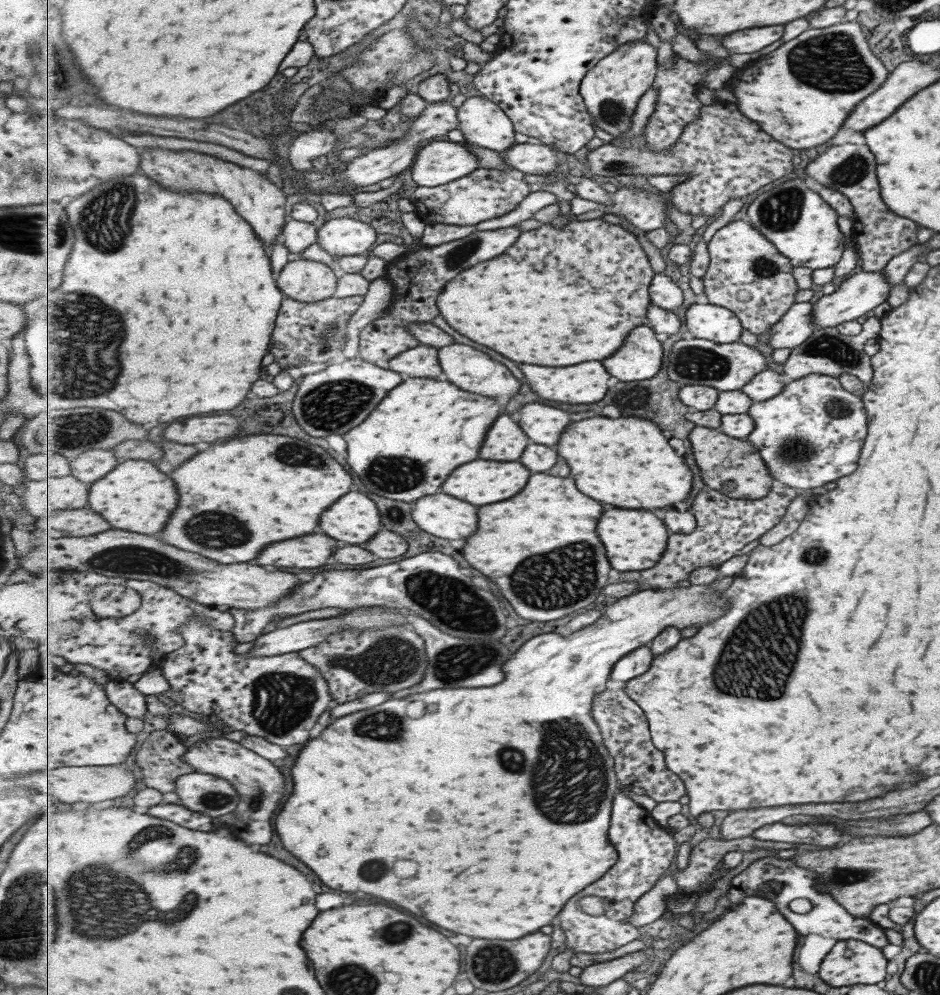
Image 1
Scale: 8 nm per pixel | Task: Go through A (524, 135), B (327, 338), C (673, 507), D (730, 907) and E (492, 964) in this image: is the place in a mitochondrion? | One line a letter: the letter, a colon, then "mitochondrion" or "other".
A: other
B: mitochondrion
C: other
D: other
E: mitochondrion

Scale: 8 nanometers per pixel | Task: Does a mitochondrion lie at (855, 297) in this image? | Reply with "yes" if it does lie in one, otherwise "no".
no

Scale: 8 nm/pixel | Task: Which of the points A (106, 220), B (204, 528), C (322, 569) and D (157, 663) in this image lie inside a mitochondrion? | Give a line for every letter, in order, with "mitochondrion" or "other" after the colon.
A: mitochondrion
B: mitochondrion
C: other
D: other

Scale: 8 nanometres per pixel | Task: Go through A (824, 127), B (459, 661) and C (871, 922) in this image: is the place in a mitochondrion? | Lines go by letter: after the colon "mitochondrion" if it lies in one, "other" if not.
A: other
B: mitochondrion
C: other

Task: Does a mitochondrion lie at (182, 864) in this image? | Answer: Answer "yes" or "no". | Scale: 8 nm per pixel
yes

